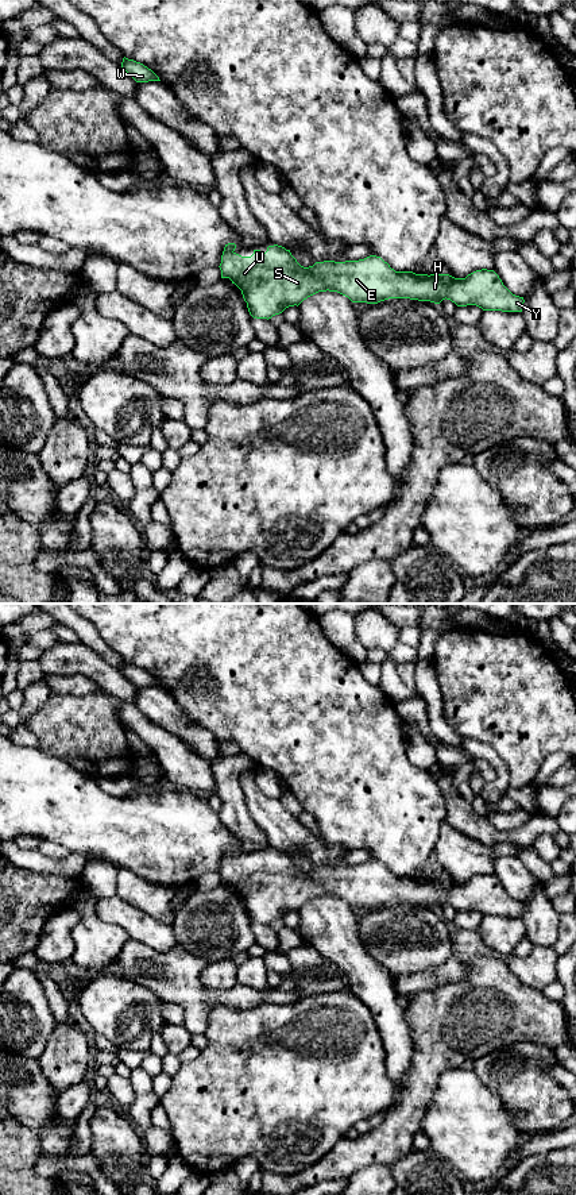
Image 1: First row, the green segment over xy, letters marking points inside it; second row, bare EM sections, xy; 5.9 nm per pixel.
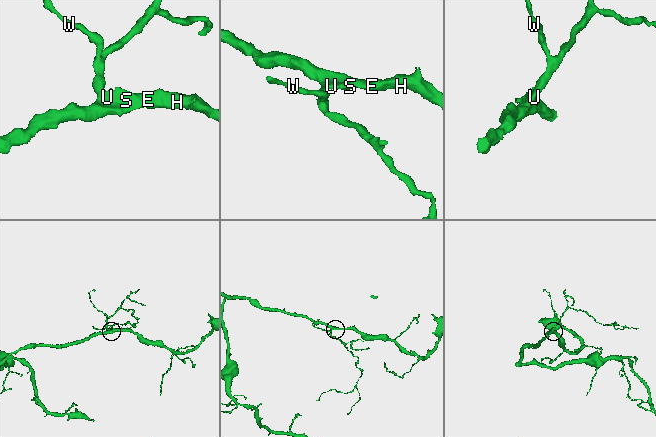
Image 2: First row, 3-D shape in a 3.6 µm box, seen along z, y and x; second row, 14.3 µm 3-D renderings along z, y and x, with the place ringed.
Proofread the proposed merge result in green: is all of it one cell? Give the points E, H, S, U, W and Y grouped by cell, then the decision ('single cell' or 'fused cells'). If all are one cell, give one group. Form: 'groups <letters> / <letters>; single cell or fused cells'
groups E H S U W Y; single cell

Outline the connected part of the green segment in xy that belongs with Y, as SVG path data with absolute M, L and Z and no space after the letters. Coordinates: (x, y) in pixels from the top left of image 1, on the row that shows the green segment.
M228 243L221 255L221 278L229 278L243 294L250 315L255 319L271 319L286 308L299 305L318 292L337 292L352 302L378 304L388 298L410 298L440 304L451 300L457 307L476 305L483 311L522 312L523 297L513 294L494 270L476 270L465 278L449 274L415 274L413 271L395 271L380 257L370 255L359 261L324 261L304 267L282 246L268 246L266 253L254 250L251 257L235 253L236 244Z

